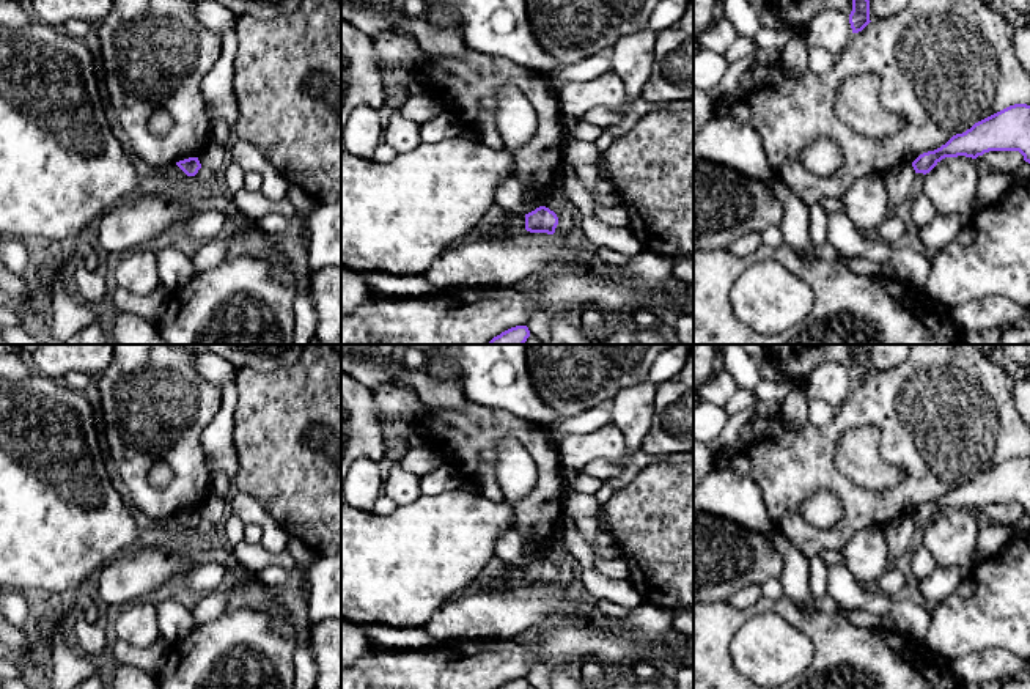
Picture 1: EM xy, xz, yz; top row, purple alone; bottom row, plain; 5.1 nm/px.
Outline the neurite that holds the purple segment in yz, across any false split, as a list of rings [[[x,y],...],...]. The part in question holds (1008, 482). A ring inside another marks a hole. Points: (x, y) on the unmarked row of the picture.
[[[1014,456],[975,475],[940,500],[920,507],[912,519],[926,527],[945,510],[977,511],[989,503],[1019,503],[1030,516],[1030,458]]]

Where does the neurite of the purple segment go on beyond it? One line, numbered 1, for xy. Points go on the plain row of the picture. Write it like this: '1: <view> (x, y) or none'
1: none

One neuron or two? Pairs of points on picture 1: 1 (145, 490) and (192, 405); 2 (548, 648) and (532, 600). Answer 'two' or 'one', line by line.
1: one
2: two

